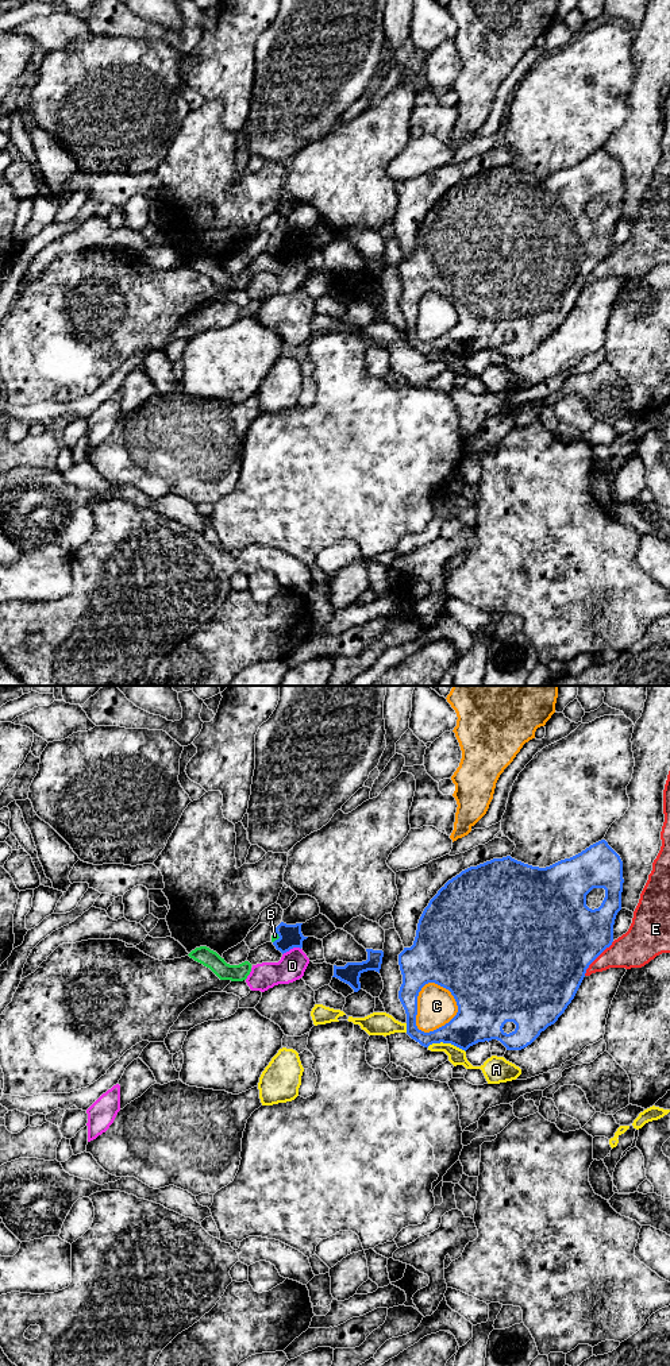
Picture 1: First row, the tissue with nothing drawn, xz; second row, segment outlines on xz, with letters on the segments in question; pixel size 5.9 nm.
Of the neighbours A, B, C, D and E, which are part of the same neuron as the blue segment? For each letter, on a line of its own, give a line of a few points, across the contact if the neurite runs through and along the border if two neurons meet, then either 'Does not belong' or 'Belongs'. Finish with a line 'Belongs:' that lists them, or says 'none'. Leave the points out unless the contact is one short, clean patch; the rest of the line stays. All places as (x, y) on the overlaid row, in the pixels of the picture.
A: Does not belong
B: Does not belong
C: Does not belong
D: Does not belong
E: Does not belong
Belongs: none

